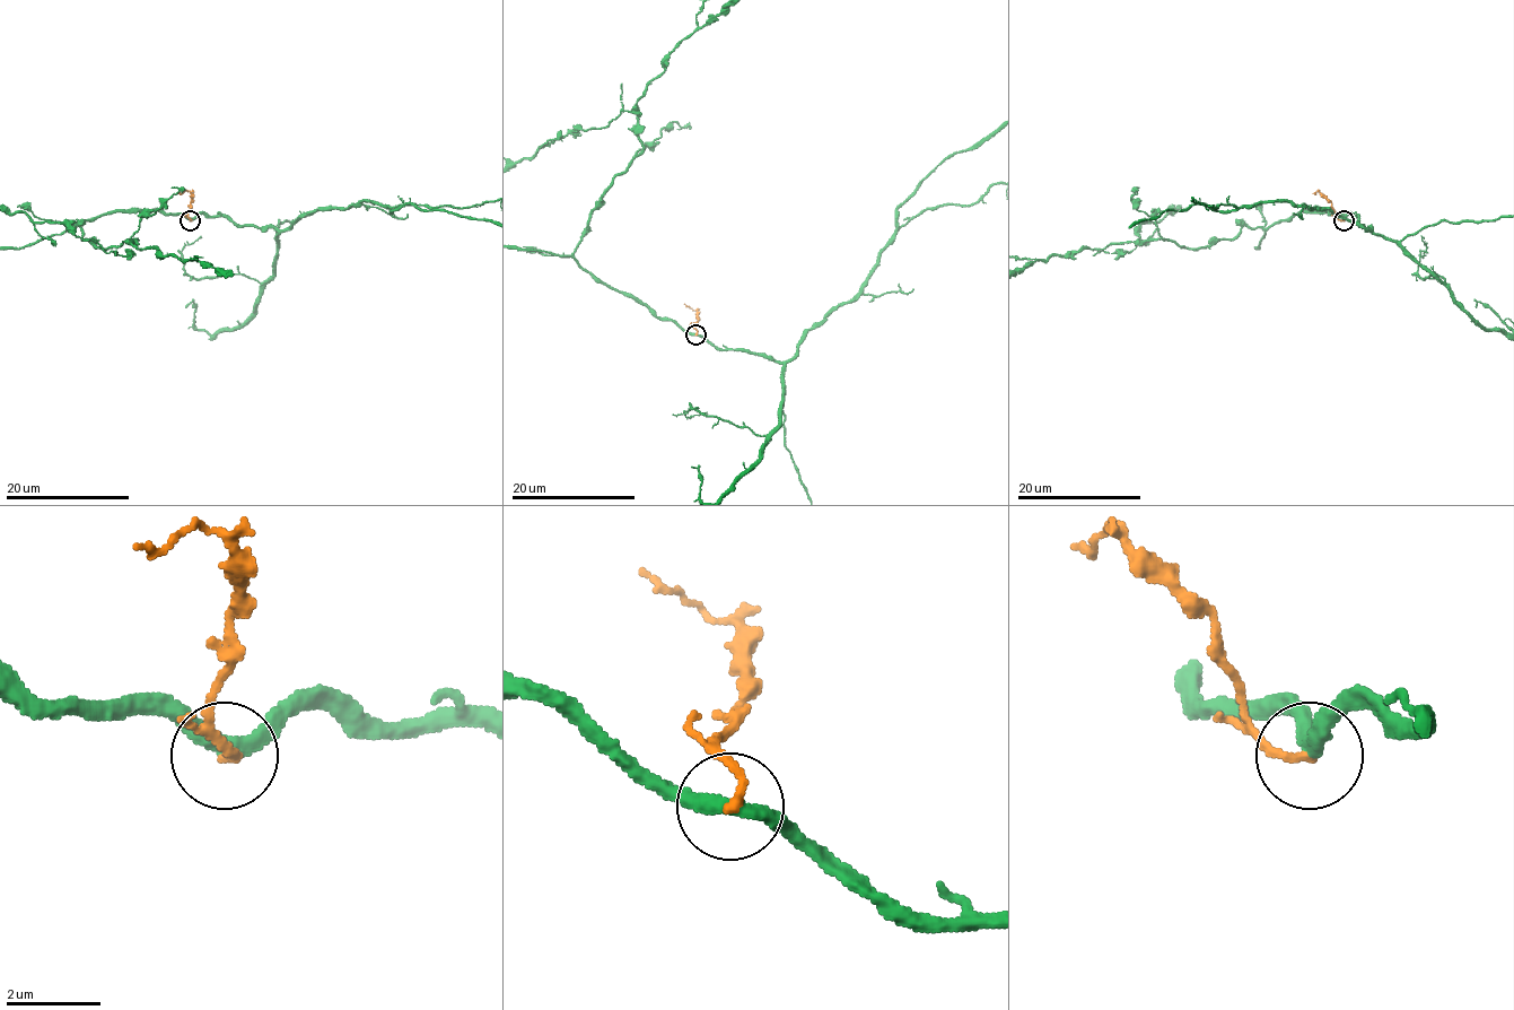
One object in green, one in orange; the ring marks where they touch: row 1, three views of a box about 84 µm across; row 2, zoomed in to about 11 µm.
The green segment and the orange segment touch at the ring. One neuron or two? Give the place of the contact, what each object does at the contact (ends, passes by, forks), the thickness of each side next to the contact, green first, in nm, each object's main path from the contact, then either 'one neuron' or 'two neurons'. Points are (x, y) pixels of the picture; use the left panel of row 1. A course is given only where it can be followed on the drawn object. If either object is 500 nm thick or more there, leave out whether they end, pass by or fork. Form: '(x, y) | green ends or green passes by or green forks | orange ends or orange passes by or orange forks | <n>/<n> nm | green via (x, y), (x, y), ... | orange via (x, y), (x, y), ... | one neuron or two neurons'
(190, 220) | green passes by | orange ends | 320/180 nm | orange via (190, 219), (190, 193), (184, 190), (177, 193) | two neurons

